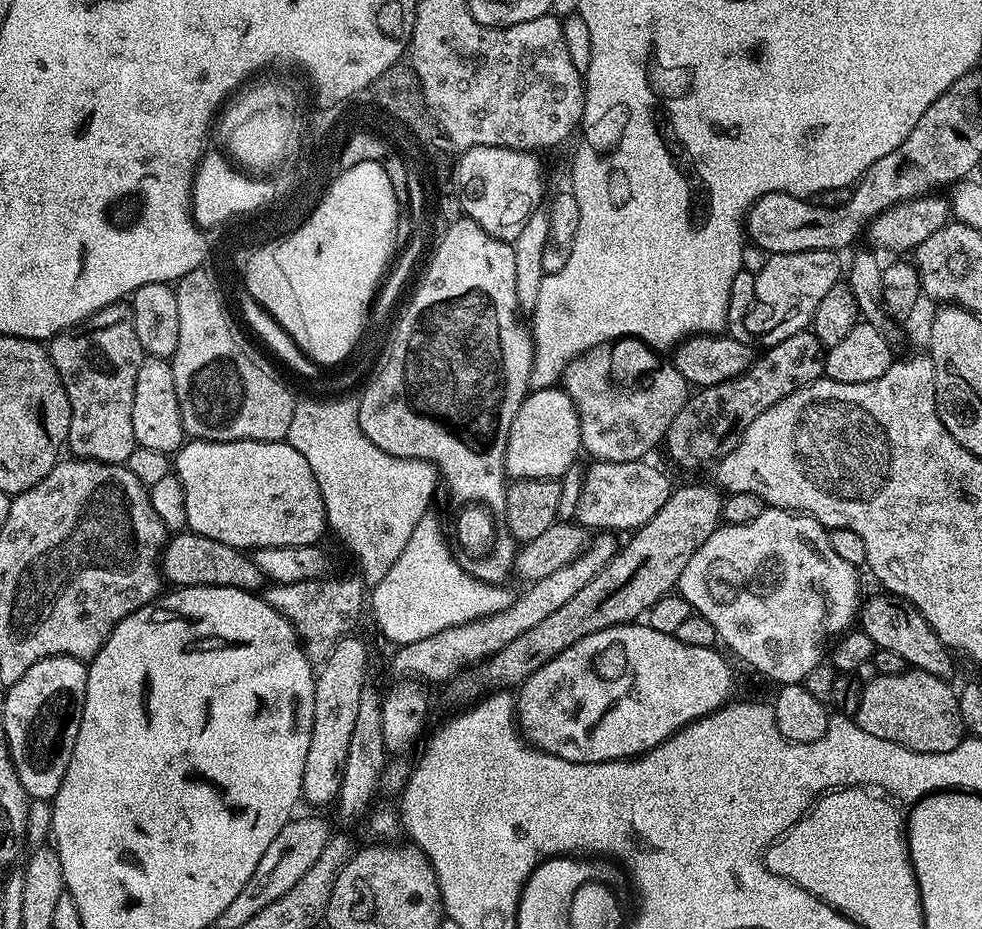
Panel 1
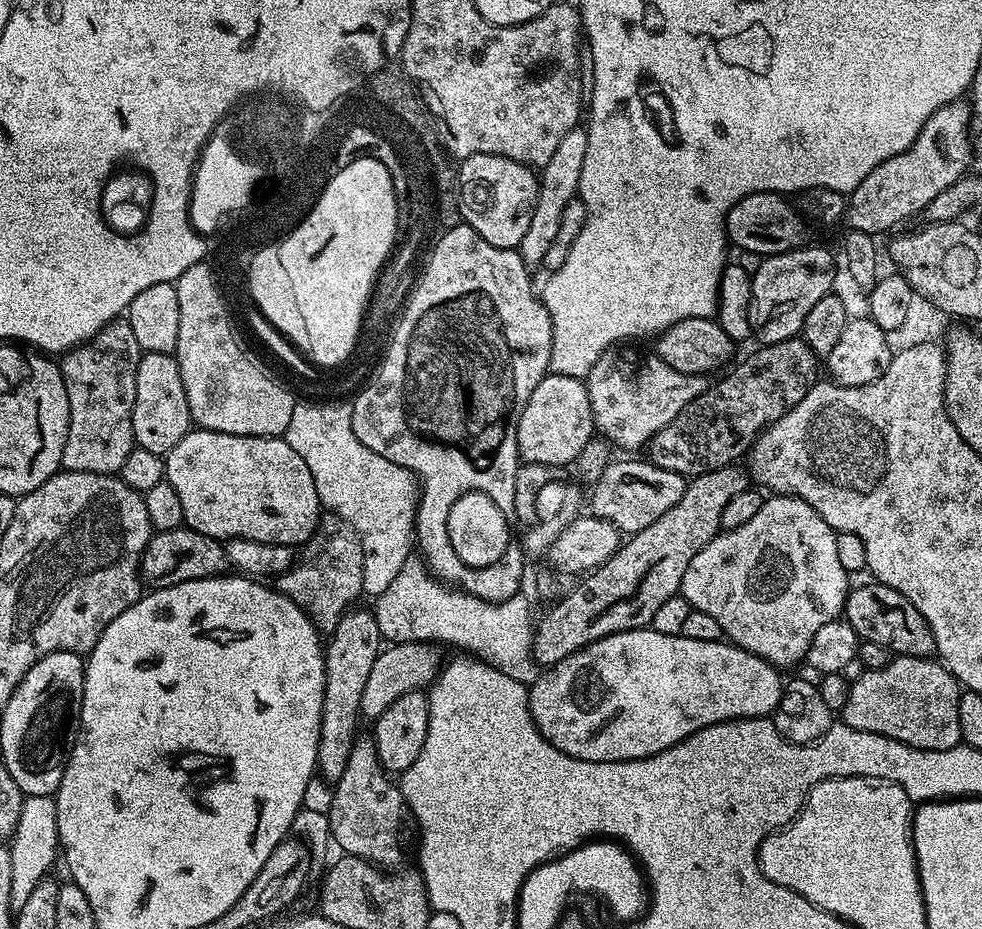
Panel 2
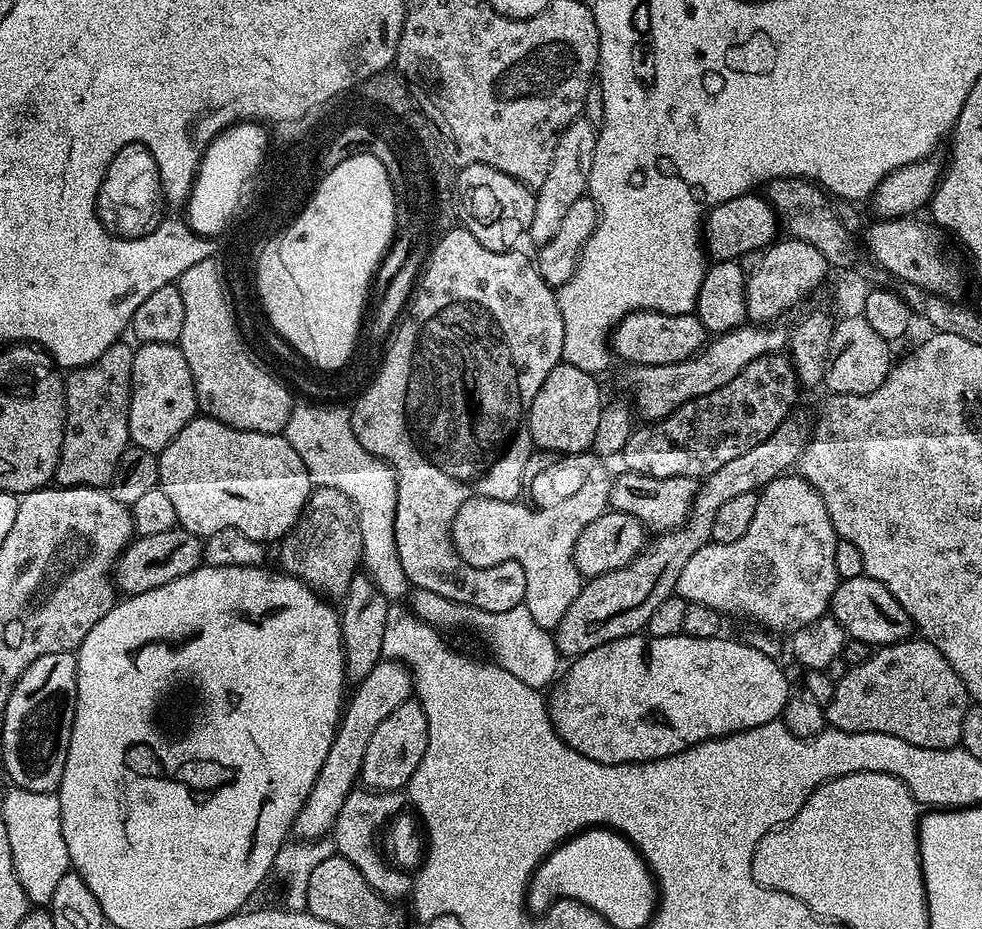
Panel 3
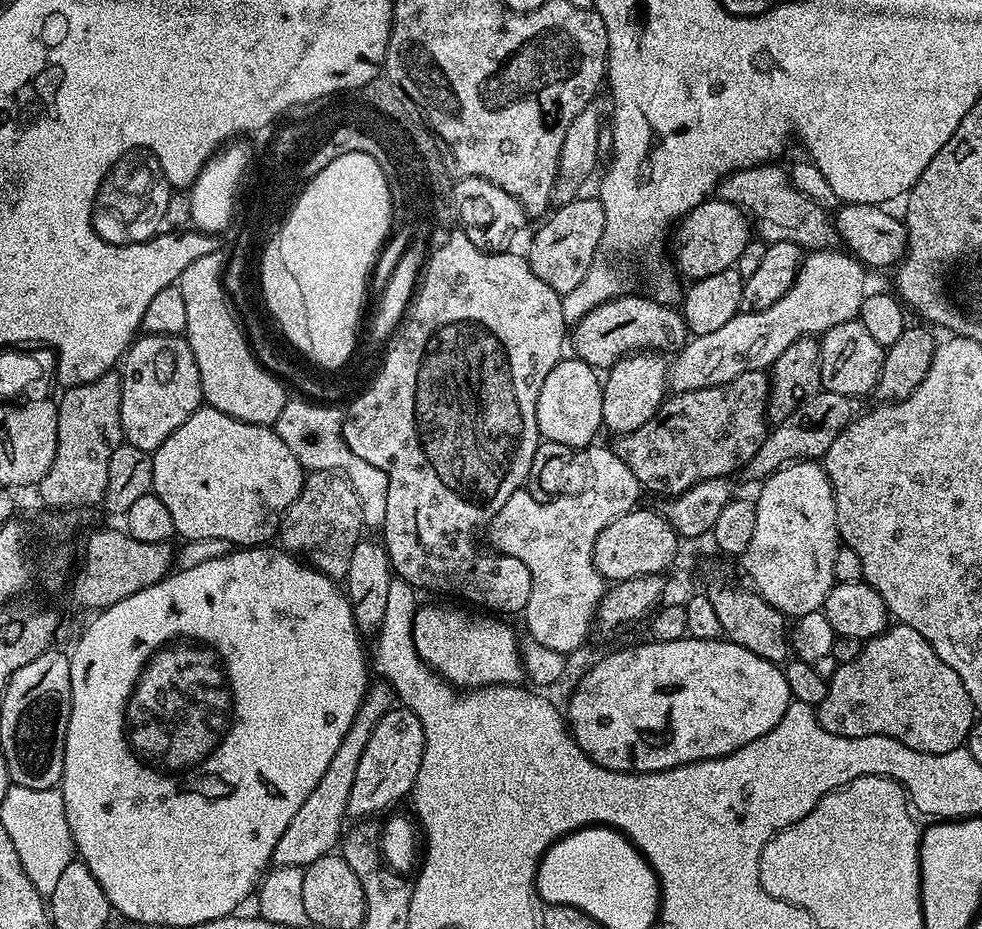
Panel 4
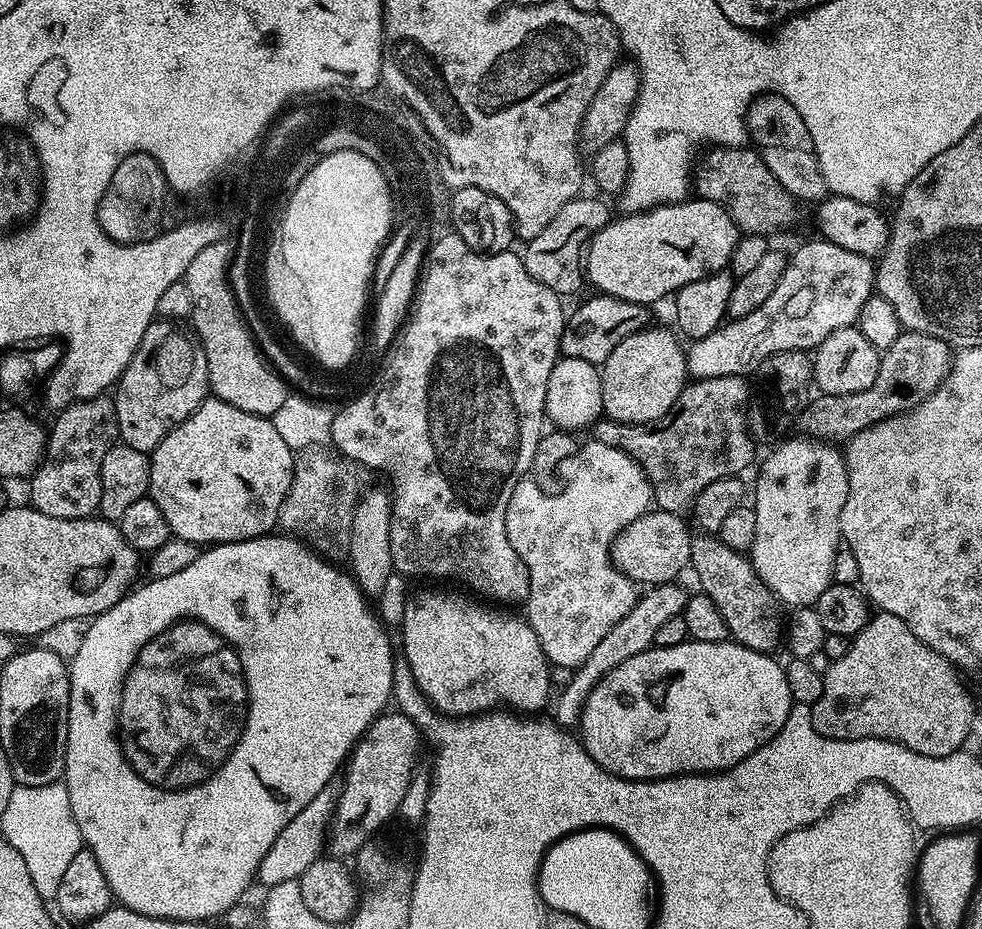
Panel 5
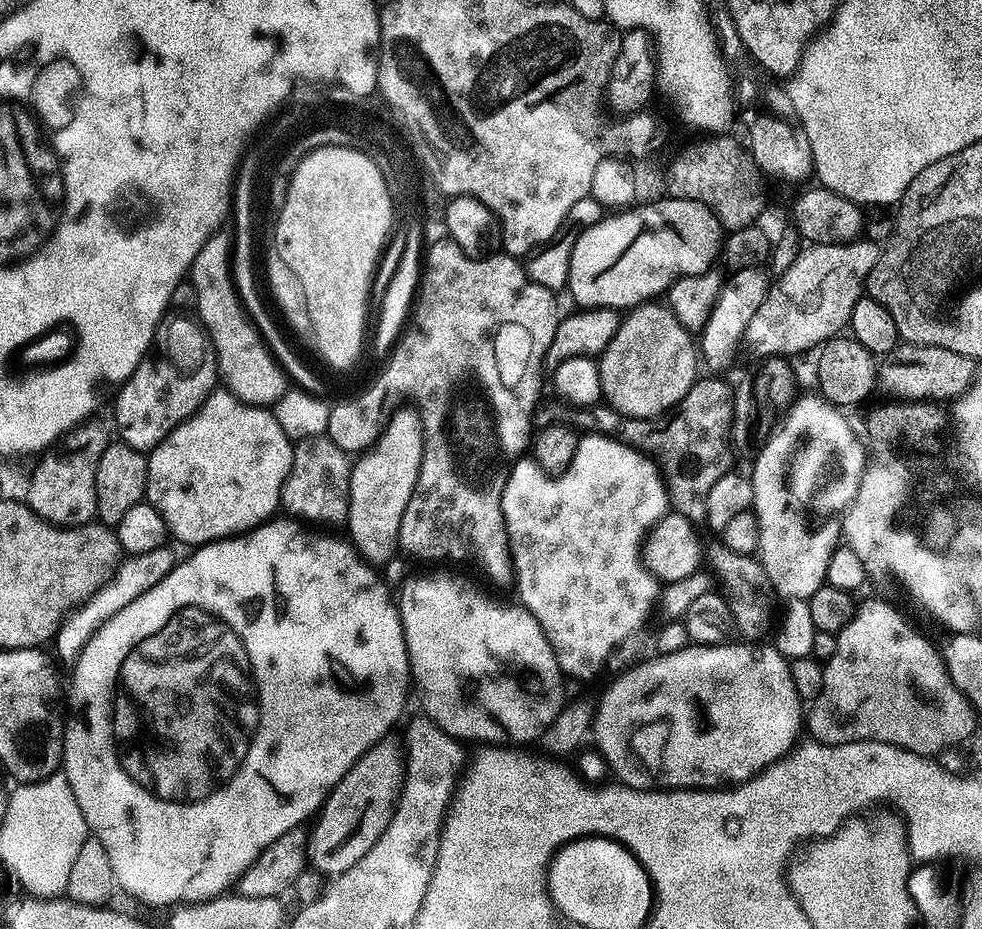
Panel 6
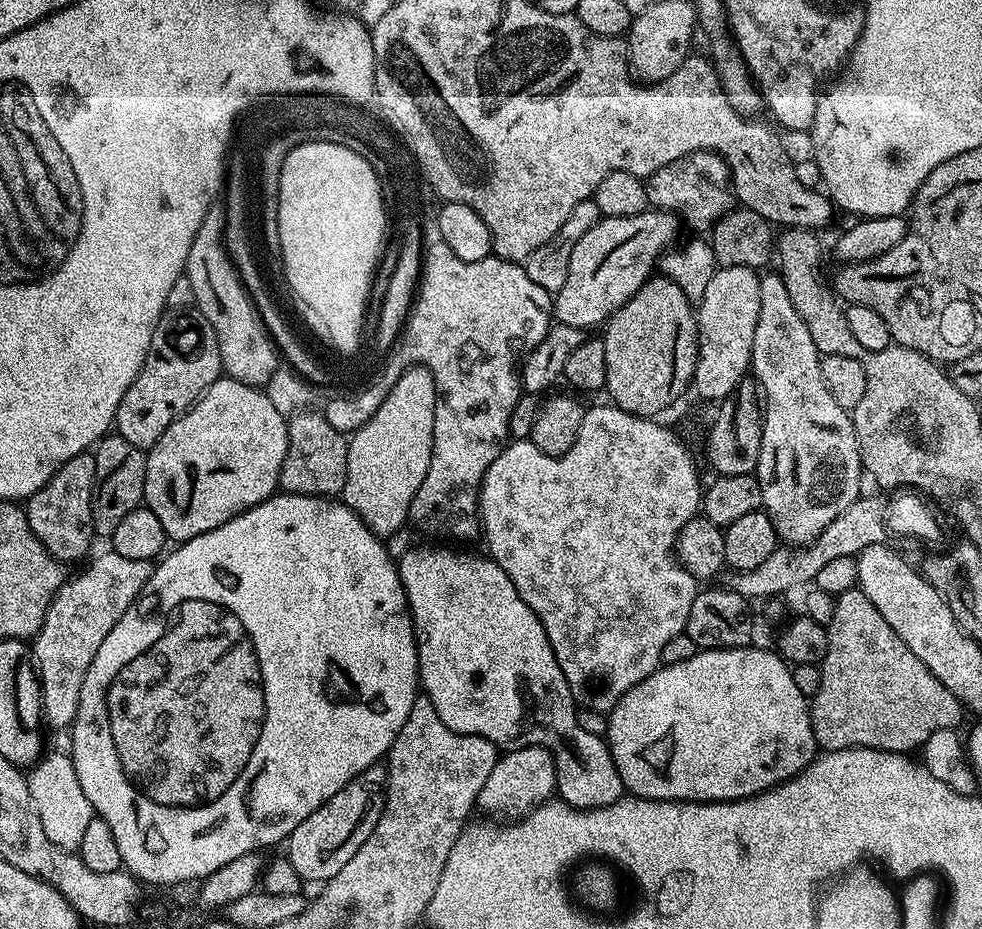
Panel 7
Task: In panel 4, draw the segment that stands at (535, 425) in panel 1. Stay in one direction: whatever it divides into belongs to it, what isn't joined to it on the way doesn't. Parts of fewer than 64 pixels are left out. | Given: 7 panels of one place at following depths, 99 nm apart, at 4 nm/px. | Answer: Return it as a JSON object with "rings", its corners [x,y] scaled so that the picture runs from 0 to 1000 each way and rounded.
{"rings":[[[572,385],[556,403],[552,420],[548,420],[546,449],[548,463],[554,474],[568,476],[573,482],[598,482],[604,477],[610,465],[613,465],[613,420],[615,414],[608,397],[597,390],[586,385]]]}

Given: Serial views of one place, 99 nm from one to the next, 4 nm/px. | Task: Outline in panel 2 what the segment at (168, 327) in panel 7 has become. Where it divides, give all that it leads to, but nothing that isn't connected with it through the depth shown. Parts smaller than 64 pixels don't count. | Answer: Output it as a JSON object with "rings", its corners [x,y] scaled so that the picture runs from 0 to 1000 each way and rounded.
{"rings":[[[148,379],[141,390],[141,416],[136,420],[136,441],[134,442],[134,471],[142,481],[153,484],[153,489],[170,492],[181,476],[197,460],[193,437],[189,433],[189,420],[185,417],[185,403],[174,379]]]}

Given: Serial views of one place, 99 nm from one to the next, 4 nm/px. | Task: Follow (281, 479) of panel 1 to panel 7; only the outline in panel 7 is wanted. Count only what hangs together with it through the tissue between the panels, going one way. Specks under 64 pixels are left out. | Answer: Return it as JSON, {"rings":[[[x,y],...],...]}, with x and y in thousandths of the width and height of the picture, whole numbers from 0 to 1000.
{"rings":[[[231,403],[225,404],[174,456],[158,480],[150,483],[146,541],[161,557],[161,562],[165,562],[172,582],[202,579],[202,575],[218,571],[252,547],[274,538],[285,525],[285,507],[292,483],[293,452],[283,446],[272,421],[242,411]]]}

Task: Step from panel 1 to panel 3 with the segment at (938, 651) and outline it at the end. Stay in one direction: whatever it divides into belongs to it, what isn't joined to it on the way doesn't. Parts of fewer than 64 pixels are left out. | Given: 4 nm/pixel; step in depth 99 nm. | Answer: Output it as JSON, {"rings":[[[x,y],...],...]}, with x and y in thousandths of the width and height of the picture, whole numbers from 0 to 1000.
{"rings":[[[882,619],[852,628],[847,640],[845,662],[856,672],[867,688],[889,695],[913,693],[926,688],[931,680],[927,661],[923,661],[919,648],[914,648],[914,644],[910,644],[910,639],[906,639],[898,626],[887,624]]]}

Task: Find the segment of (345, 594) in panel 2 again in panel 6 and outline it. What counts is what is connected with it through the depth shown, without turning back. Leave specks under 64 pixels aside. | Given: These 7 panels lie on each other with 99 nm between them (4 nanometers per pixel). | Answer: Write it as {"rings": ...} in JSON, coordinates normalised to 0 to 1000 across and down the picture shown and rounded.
{"rings":[[[332,467],[312,469],[300,475],[295,510],[291,510],[291,519],[285,533],[288,550],[291,549],[293,551],[290,552],[296,557],[307,558],[312,562],[324,560],[328,566],[349,565],[354,559],[358,502],[355,488],[346,483]]]}

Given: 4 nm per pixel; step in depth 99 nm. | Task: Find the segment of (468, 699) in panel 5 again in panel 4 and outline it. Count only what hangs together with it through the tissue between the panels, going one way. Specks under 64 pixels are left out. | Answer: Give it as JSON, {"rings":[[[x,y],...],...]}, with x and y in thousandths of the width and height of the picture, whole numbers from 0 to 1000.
{"rings":[[[425,653],[422,670],[420,671],[420,686],[426,704],[435,713],[441,723],[452,729],[457,736],[468,743],[491,741],[494,736],[529,737],[536,728],[534,714],[531,710],[531,690],[525,690],[524,682],[509,668],[512,666],[502,665],[497,661],[486,661],[484,658],[481,659],[471,659],[468,654]]]}

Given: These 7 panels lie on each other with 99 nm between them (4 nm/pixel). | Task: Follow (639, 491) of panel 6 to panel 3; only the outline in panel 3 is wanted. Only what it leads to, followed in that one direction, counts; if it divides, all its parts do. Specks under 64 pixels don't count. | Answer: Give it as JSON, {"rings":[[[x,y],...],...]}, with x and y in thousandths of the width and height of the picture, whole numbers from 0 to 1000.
{"rings":[[[609,510],[599,520],[599,525],[591,530],[591,534],[566,547],[566,551],[544,549],[538,546],[537,541],[525,538],[500,538],[494,534],[487,534],[483,538],[475,539],[466,549],[460,563],[460,582],[468,600],[480,611],[504,609],[512,607],[514,603],[527,605],[532,614],[536,614],[538,625],[544,626],[544,639],[535,642],[533,650],[539,654],[540,662],[548,674],[557,678],[565,678],[572,670],[576,657],[580,657],[585,644],[589,644],[593,632],[593,621],[585,602],[589,575],[593,575],[593,571],[597,571],[597,566],[605,562],[605,558],[620,550],[619,533],[622,526],[623,517],[616,510]]]}

